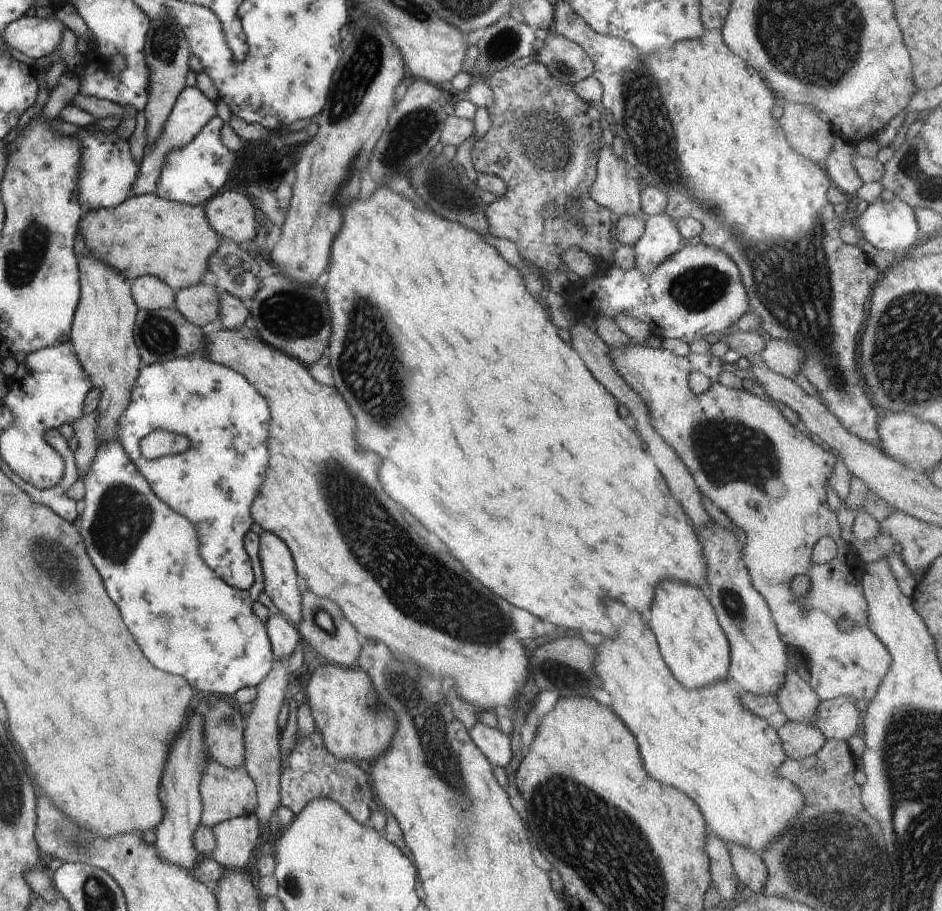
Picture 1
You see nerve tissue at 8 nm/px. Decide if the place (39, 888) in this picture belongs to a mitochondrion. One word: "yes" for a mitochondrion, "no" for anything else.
no

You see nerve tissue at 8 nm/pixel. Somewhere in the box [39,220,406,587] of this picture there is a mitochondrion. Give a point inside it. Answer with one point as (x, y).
(123, 515)

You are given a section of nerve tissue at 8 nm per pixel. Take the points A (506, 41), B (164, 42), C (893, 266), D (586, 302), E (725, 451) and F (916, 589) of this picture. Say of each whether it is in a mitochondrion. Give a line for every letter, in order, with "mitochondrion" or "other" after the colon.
A: mitochondrion
B: mitochondrion
C: other
D: other
E: mitochondrion
F: other

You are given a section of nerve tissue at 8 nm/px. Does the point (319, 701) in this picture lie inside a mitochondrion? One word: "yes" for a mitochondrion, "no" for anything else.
no

